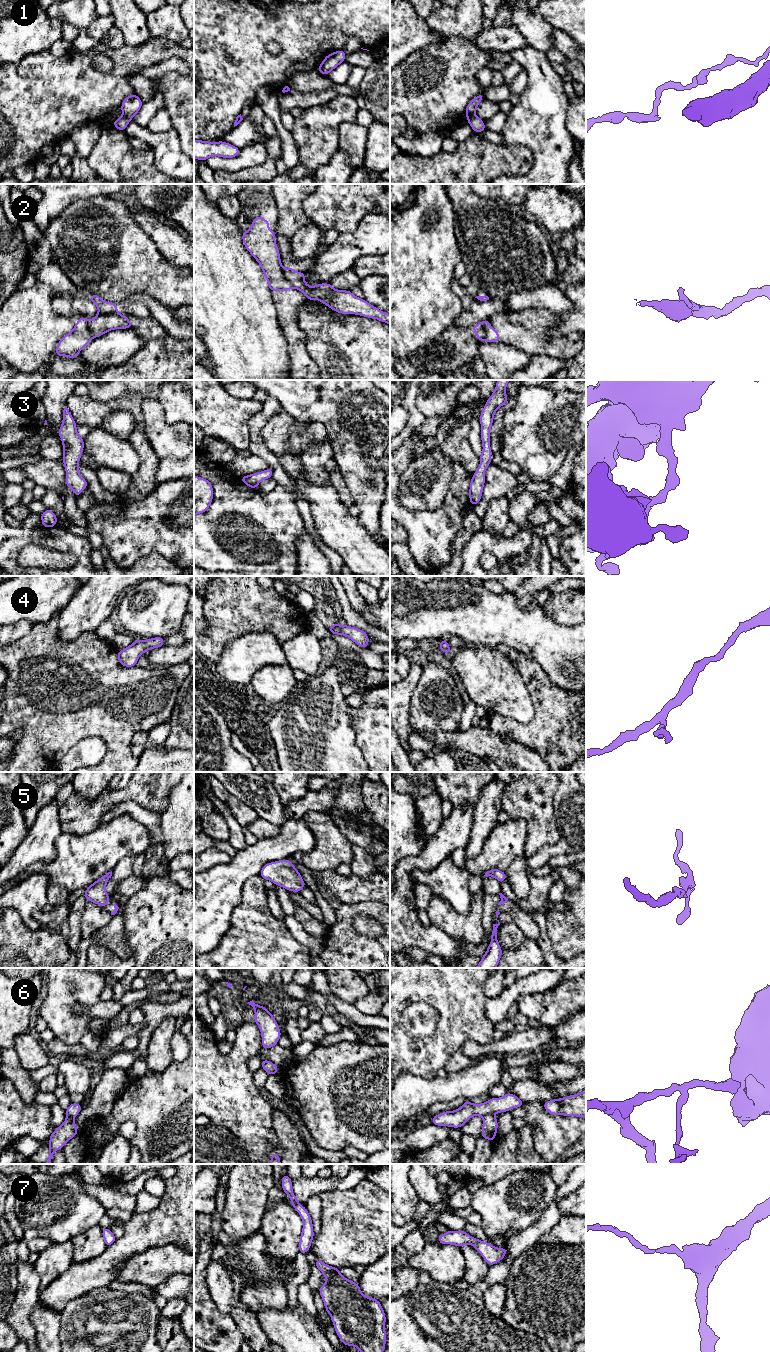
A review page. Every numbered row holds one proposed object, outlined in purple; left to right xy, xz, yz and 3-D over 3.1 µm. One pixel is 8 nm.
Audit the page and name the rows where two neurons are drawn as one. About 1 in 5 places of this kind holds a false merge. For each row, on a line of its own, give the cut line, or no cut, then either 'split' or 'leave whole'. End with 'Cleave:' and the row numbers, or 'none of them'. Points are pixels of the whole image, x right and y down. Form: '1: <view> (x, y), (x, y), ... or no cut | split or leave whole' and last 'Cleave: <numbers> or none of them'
1: yz (474, 115), (467, 119) | split
2: xz (282, 268), (282, 274), (293, 287) | split
3: no cut | leave whole
4: no cut | leave whole
5: no cut | leave whole
6: yz (492, 1113), (487, 1113), (483, 1117) | split
7: no cut | leave whole
Cleave: 1, 2, 6

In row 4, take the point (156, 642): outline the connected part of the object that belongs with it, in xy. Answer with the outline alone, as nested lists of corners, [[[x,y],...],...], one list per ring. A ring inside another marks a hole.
[[[154,637],[146,640],[137,639],[134,643],[118,651],[117,657],[119,663],[124,667],[134,667],[141,654],[150,649],[165,646],[163,637]]]

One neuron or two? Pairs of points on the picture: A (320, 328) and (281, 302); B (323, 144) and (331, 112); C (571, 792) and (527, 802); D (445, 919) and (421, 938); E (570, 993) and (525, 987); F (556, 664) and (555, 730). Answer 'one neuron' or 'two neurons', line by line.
A: two neurons
B: one neuron
C: two neurons
D: two neurons
E: two neurons
F: two neurons

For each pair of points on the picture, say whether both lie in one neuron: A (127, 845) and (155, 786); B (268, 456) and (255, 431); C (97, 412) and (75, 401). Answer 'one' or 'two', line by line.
A: two
B: one
C: one

